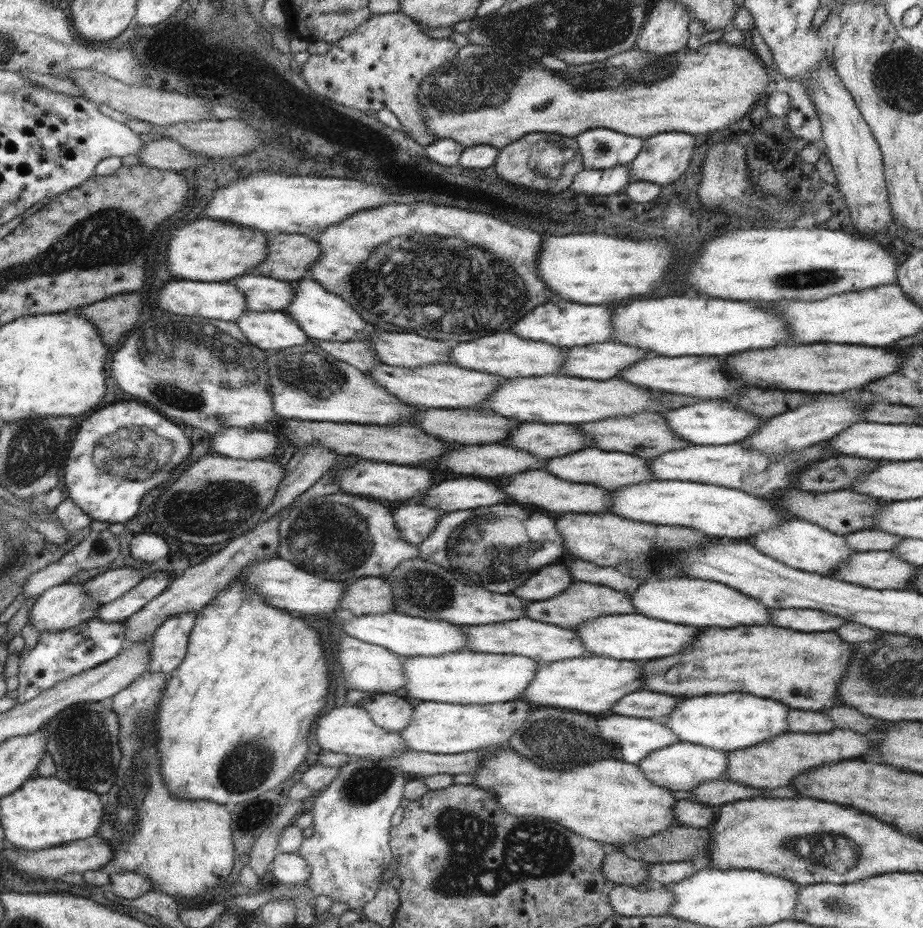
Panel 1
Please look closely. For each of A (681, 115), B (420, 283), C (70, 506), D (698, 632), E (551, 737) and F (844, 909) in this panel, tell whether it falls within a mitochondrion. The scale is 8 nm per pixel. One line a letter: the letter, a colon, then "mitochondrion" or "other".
A: other
B: mitochondrion
C: other
D: other
E: mitochondrion
F: mitochondrion

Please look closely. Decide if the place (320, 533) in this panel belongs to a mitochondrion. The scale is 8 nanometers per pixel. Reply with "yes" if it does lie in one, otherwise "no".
yes

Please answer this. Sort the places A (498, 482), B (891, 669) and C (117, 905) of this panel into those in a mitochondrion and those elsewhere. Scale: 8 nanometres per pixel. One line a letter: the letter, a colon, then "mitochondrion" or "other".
A: other
B: mitochondrion
C: other

